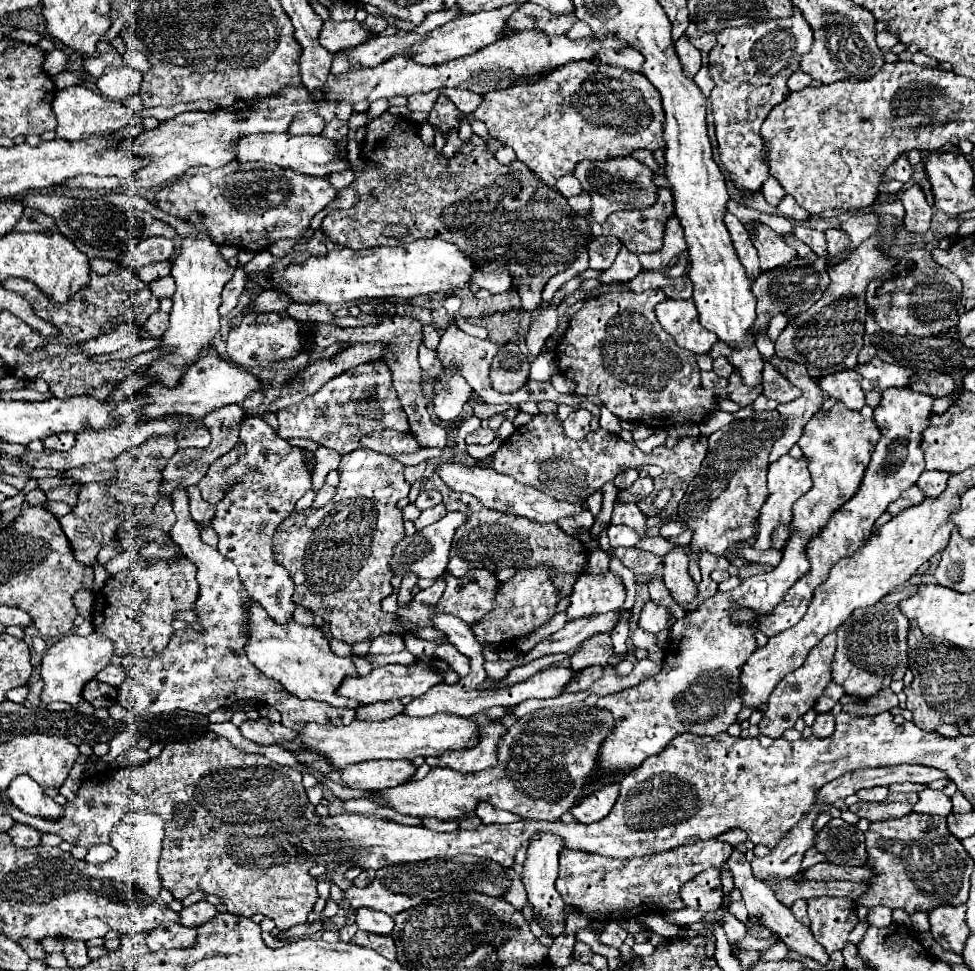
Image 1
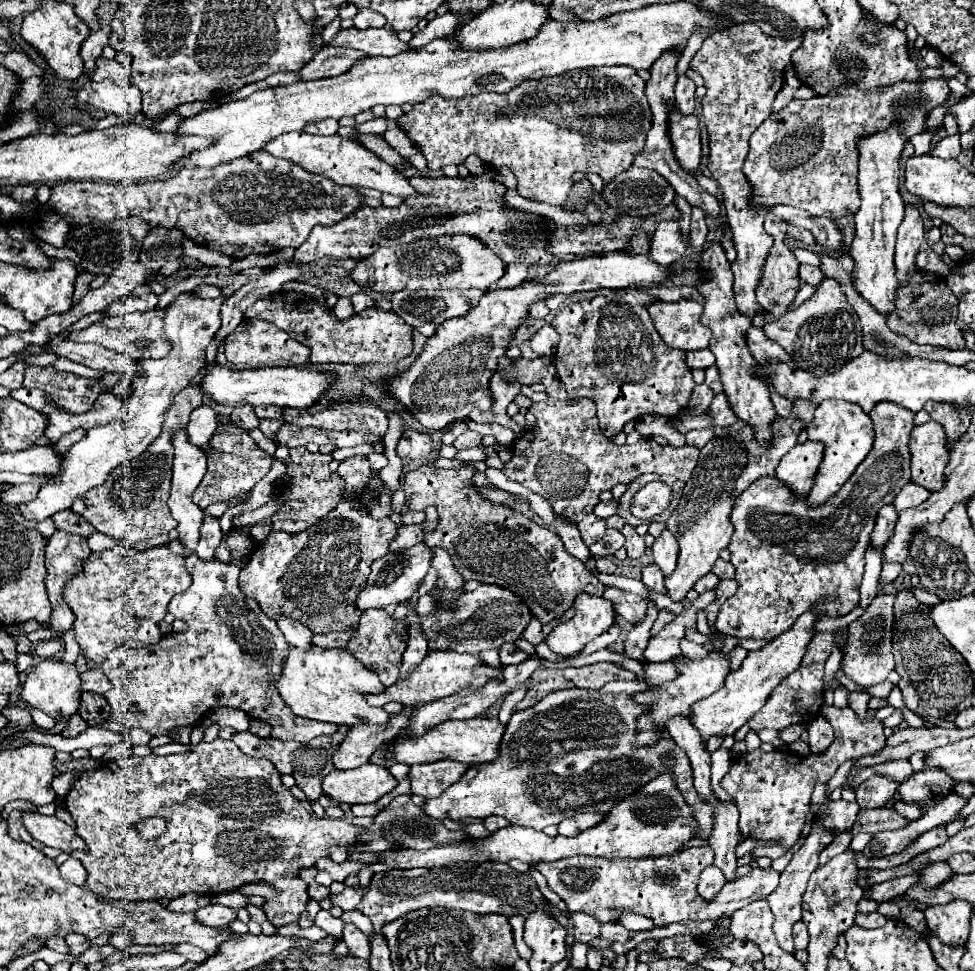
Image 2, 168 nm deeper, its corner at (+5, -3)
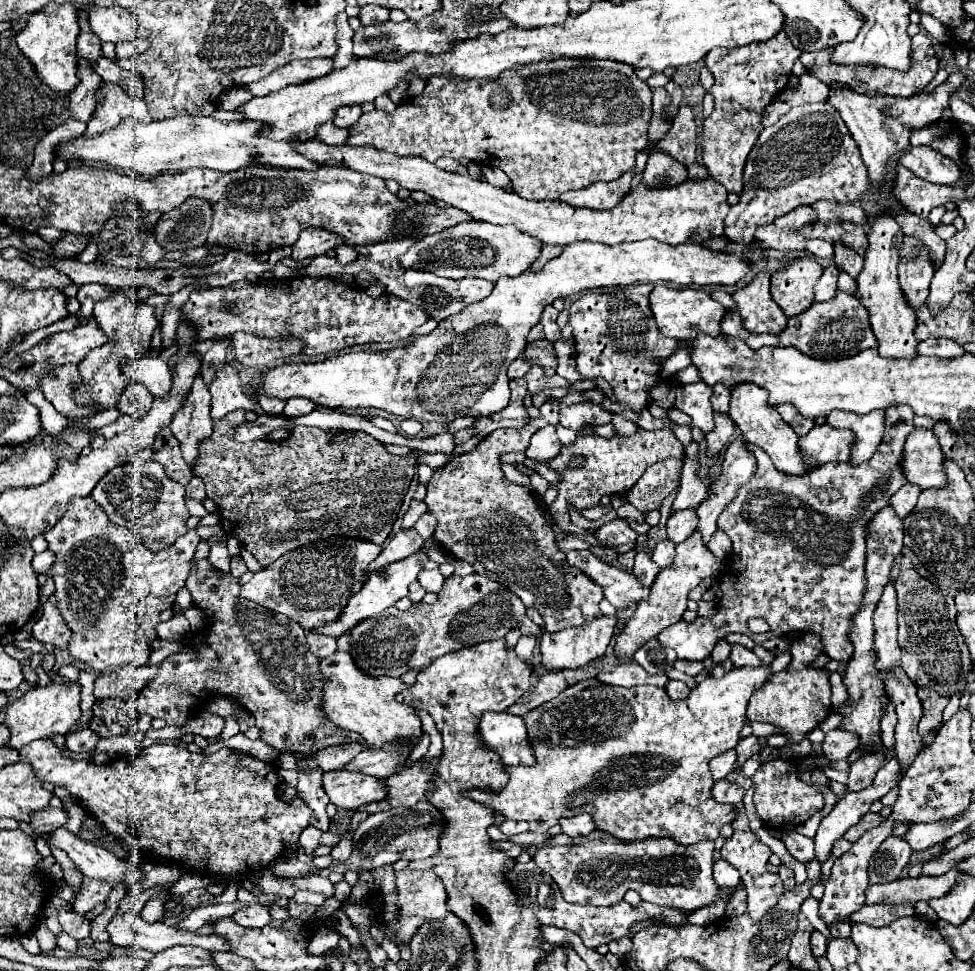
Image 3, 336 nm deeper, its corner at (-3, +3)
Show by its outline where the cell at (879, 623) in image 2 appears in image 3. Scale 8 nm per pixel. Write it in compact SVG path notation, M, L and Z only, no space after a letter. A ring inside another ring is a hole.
M887 584L875 608L875 668L893 670L901 662L897 644L897 596L893 584Z

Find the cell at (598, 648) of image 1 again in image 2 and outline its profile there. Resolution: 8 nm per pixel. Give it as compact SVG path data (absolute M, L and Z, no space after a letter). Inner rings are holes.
M597 662L583 668L567 668L563 670L563 676L571 680L577 688L587 690L599 690L611 680L635 680L635 674L621 668L615 662Z

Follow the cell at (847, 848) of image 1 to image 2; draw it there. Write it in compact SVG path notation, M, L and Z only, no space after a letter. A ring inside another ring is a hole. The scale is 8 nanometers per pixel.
M933 828L933 830L925 832L925 834L921 834L917 840L913 840L913 844L909 844L909 848L905 848L903 852L887 856L887 858L881 858L881 860L871 860L871 858L863 856L861 852L855 852L857 854L857 864L861 868L879 868L879 870L881 868L893 868L893 866L909 862L911 858L915 858L921 852L927 852L927 850L931 850L935 846L945 844L945 840L947 840L945 828Z

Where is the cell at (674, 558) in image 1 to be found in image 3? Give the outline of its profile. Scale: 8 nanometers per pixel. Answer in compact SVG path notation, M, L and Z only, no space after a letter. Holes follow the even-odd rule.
M681 510L669 516L667 520L667 538L673 544L681 544L685 542L697 528L697 514L695 510Z

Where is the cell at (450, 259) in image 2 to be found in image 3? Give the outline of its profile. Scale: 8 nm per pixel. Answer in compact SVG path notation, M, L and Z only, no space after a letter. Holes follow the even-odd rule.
M461 222L457 226L445 228L439 234L425 236L417 240L401 258L403 268L413 268L413 270L425 270L433 272L443 278L483 278L489 282L497 282L501 276L519 276L523 274L531 262L539 256L541 242L535 238L529 238L527 234L521 234L513 226L495 226L487 222Z

